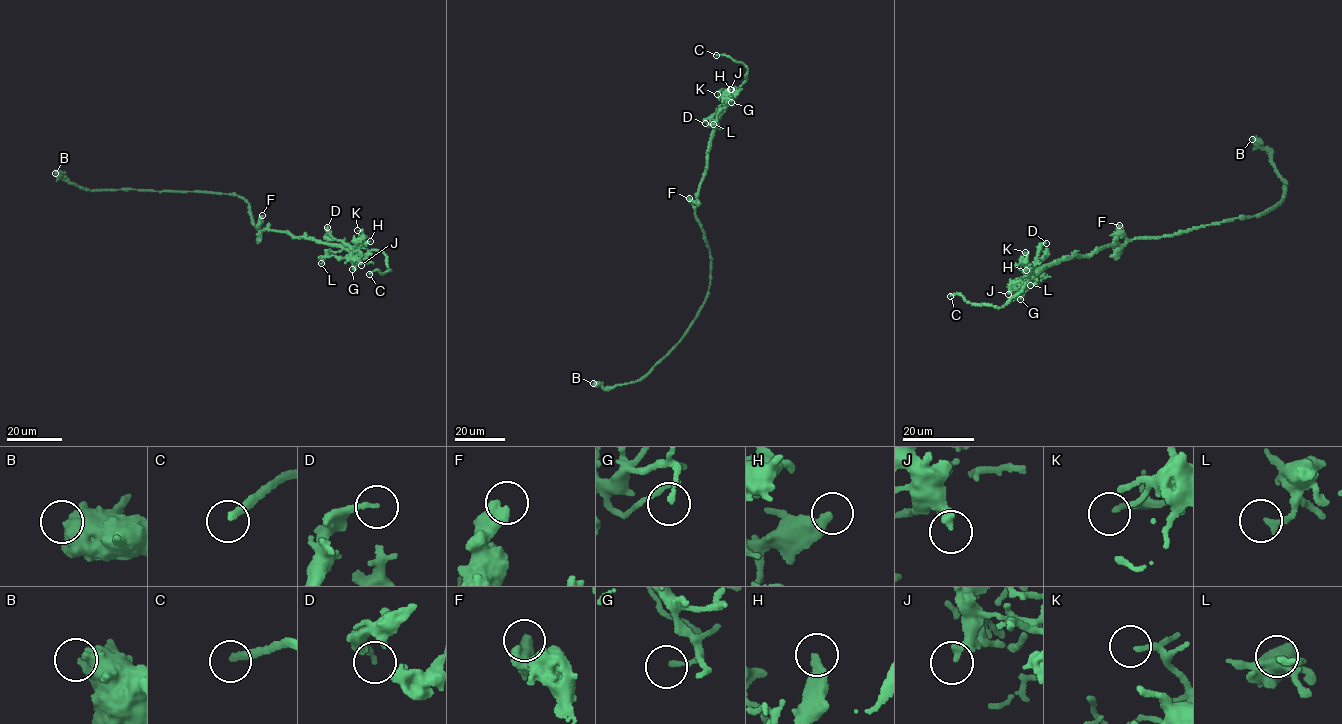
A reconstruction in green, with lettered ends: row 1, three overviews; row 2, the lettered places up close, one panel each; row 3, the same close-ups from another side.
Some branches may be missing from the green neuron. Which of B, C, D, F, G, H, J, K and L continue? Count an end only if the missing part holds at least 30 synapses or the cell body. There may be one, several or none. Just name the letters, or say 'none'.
C

